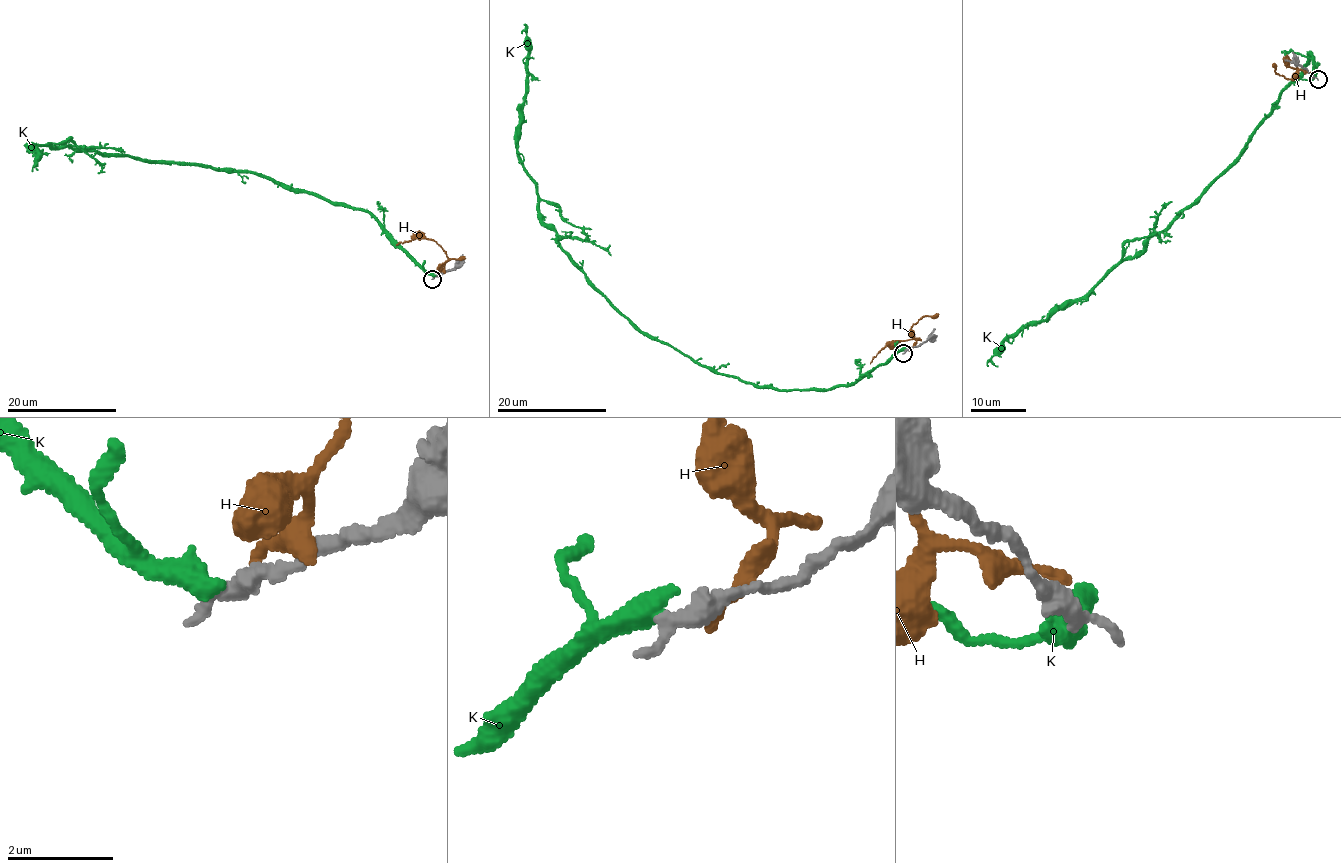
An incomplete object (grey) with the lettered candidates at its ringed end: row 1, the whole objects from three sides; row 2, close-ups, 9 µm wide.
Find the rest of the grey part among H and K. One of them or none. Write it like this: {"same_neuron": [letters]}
{"same_neuron": []}

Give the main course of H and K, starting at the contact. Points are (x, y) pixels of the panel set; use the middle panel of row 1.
H: (911, 350), (920, 339), (888, 342), (870, 363)
K: (905, 349), (856, 383), (791, 390), (715, 373), (643, 335), (539, 211), (518, 155), (521, 33)

